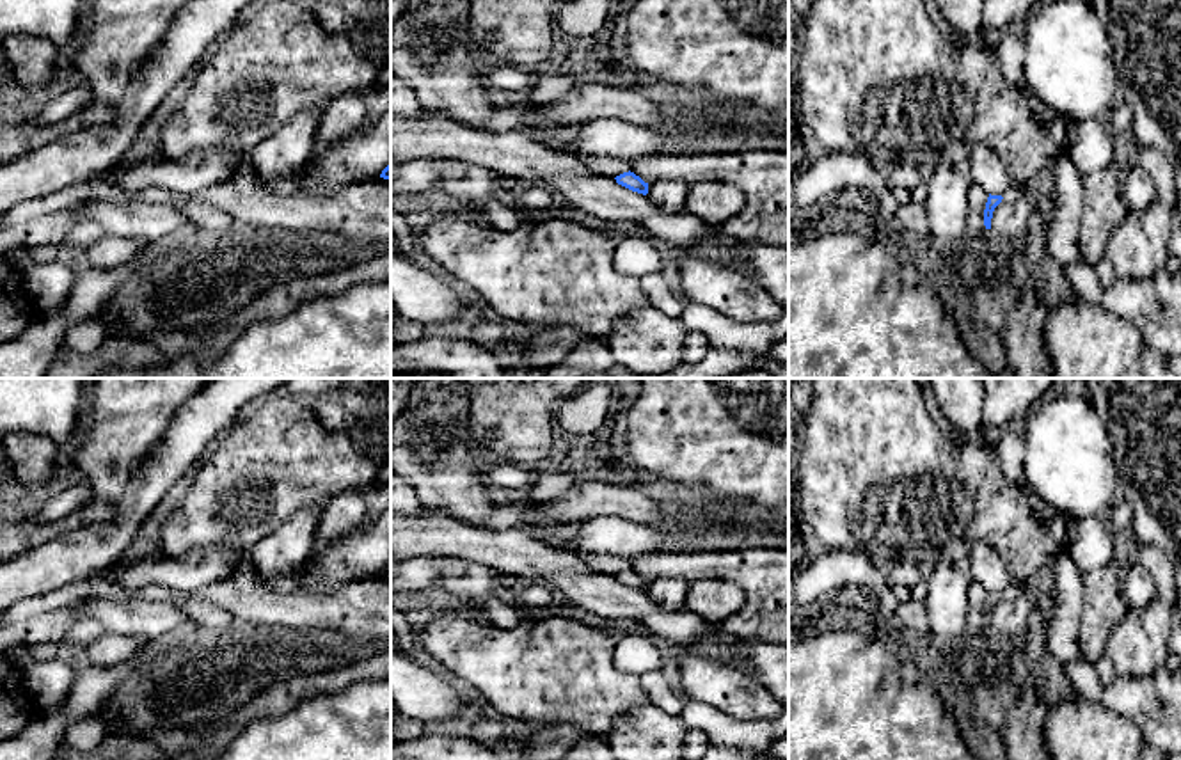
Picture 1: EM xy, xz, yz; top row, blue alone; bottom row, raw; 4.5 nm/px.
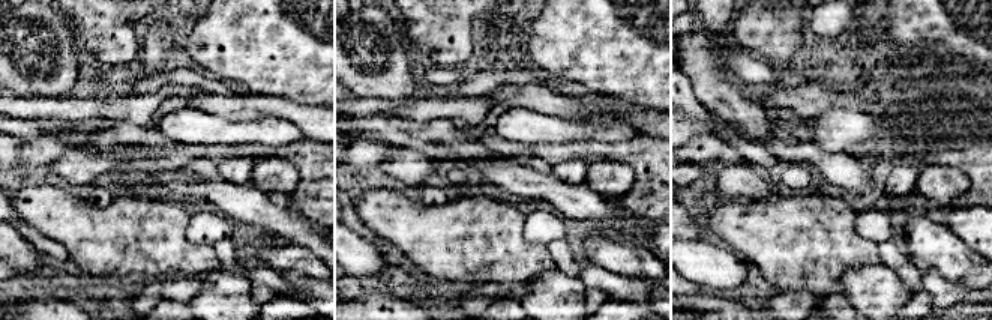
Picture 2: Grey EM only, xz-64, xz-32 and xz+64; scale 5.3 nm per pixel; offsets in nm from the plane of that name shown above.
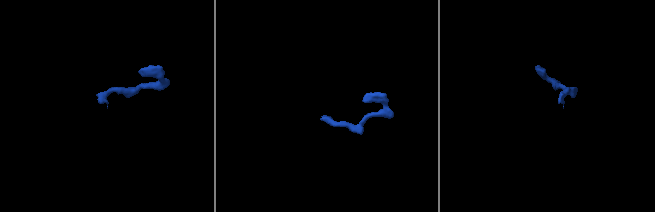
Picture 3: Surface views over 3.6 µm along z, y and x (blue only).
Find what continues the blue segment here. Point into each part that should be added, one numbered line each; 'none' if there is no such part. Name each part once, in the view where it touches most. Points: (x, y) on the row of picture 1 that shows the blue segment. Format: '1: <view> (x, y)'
1: xz (611, 167)

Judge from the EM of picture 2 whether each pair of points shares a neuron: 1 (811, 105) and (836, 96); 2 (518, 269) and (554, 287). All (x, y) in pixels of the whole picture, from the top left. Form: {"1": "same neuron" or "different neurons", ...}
{"1": "same neuron", "2": "different neurons"}

